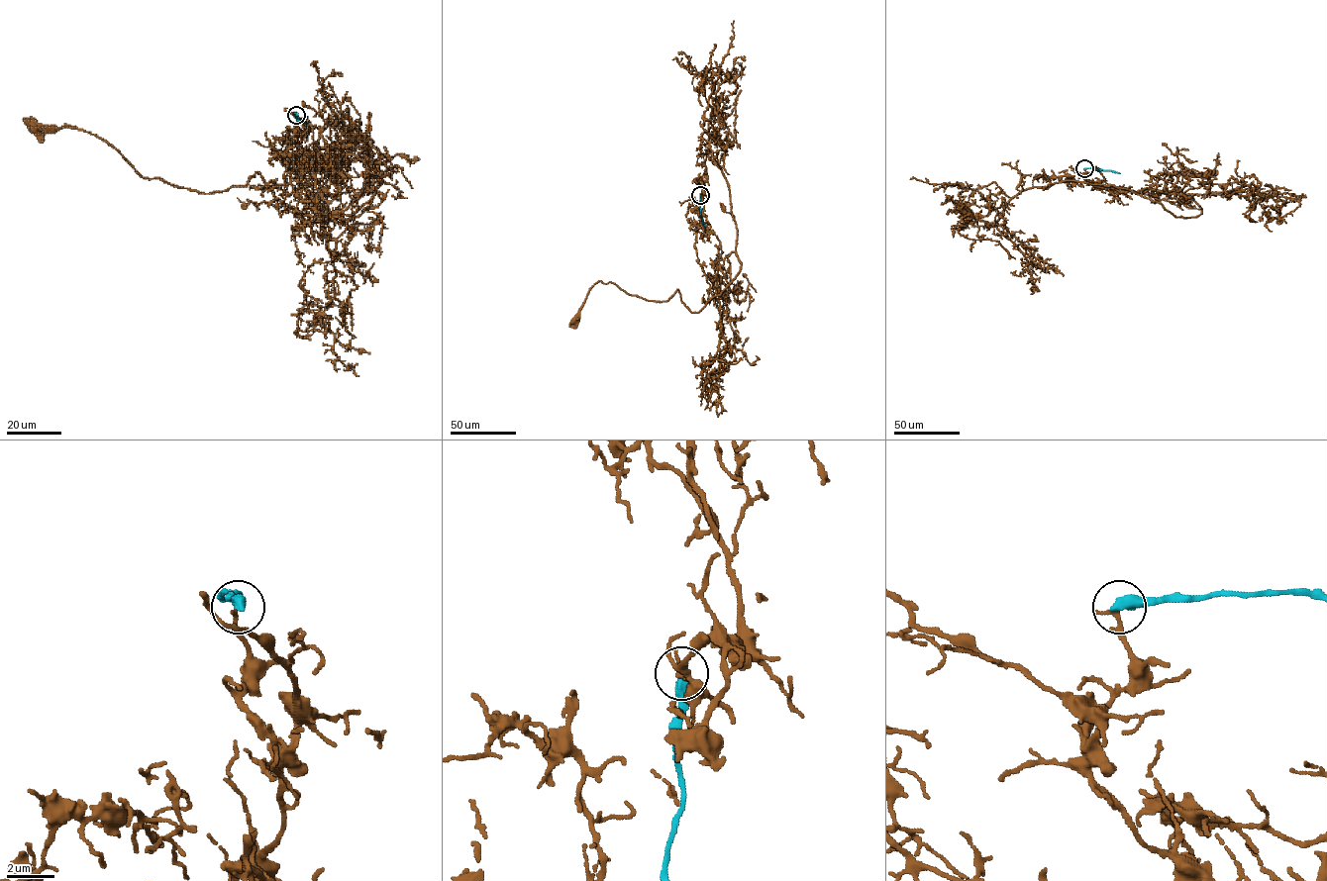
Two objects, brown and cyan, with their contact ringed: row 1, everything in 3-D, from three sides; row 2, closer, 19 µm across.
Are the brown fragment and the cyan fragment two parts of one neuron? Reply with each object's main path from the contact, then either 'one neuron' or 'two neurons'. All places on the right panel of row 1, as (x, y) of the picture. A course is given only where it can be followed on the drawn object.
brown runs (1084, 168), (1183, 218), (1201, 209), (1170, 176), (1210, 174); cyan runs (1084, 168), (1120, 173); two neurons

